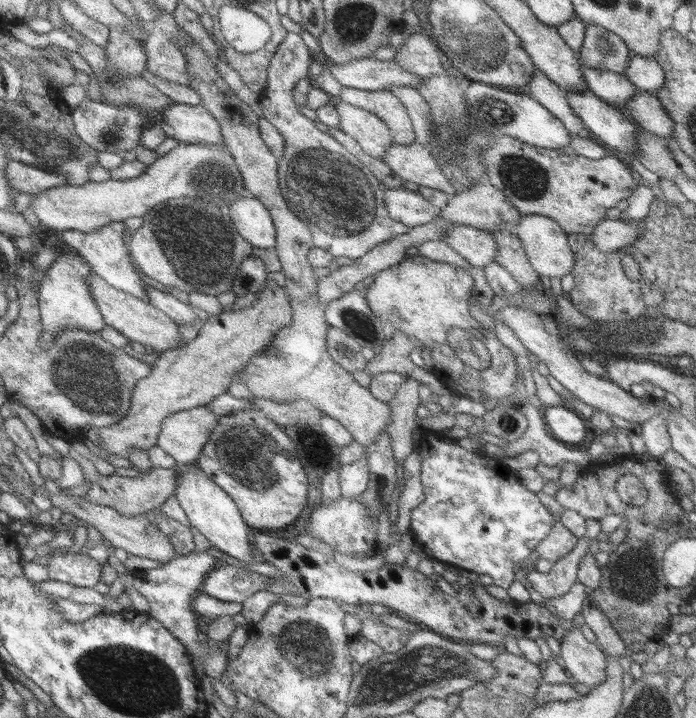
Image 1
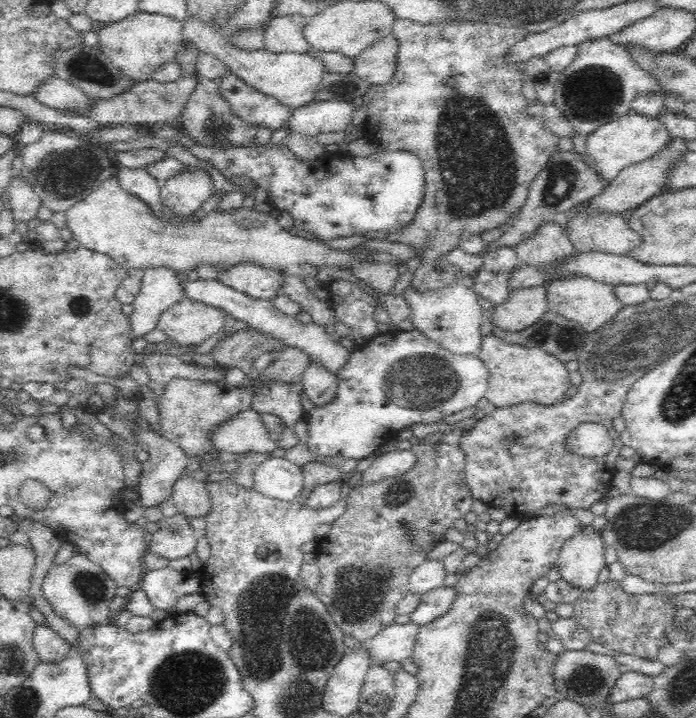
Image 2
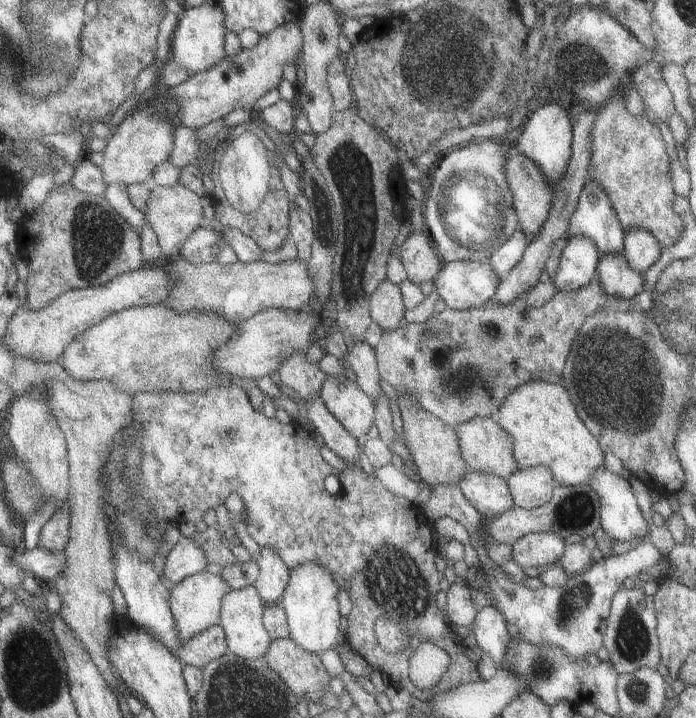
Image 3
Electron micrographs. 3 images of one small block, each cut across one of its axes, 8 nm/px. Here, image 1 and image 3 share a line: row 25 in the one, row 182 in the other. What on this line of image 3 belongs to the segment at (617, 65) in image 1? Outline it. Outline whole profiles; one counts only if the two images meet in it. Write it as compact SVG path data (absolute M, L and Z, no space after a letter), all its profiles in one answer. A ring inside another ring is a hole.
M588 180L584 184L584 188L582 188L582 193L579 195L576 209L569 219L566 239L582 236L589 239L596 246L600 256L620 255L623 250L625 234L626 231L618 223L618 218L606 194L597 183Z

